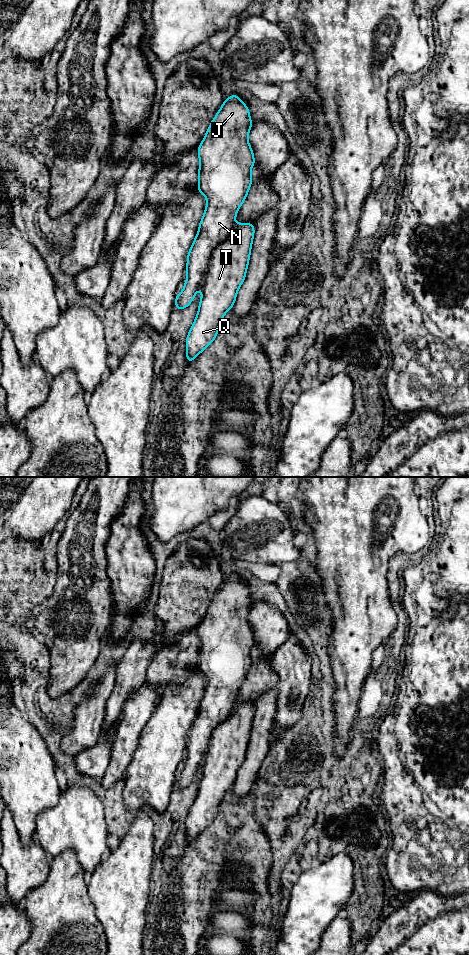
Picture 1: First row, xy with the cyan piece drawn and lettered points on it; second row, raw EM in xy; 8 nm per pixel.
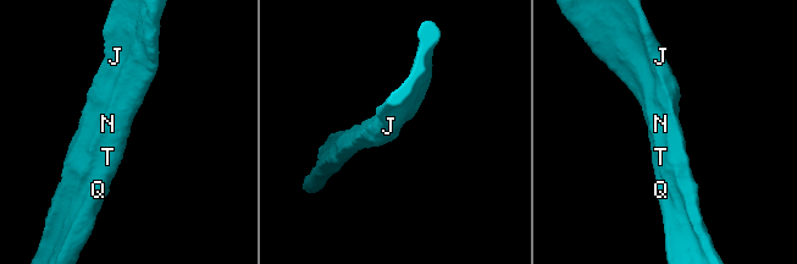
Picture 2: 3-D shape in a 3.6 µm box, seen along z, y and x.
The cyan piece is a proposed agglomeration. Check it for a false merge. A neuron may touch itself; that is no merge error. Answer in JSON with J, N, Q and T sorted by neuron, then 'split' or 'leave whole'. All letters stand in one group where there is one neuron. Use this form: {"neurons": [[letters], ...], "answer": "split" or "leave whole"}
{"neurons": [["J", "N"], ["Q", "T"]], "answer": "split"}

